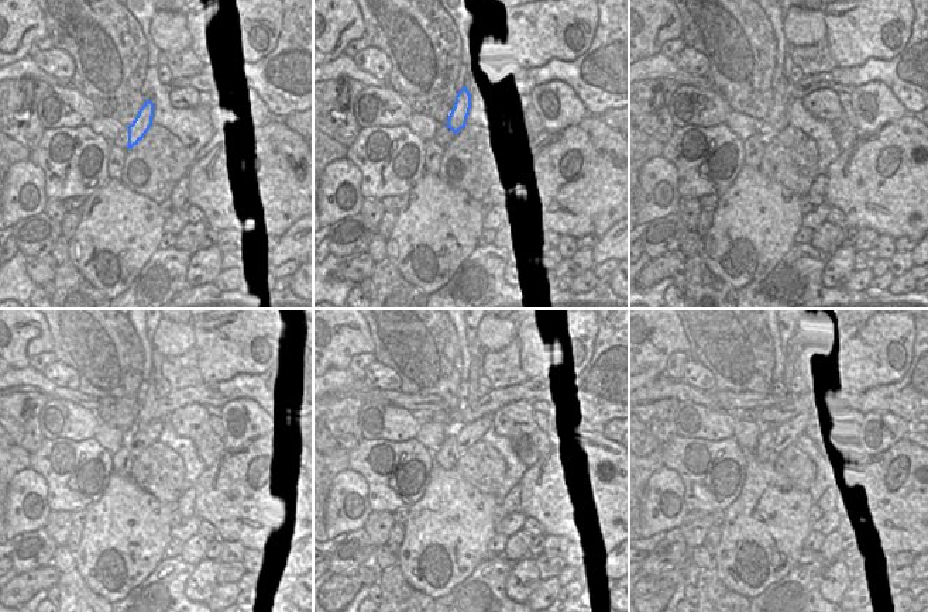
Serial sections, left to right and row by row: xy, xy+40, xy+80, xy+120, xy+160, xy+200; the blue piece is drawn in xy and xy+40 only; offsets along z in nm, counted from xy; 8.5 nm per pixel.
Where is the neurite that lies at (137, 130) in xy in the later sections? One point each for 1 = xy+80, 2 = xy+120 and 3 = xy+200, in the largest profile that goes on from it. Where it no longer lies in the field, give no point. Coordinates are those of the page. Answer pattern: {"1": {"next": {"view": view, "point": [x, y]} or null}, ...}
{"1": {"next": {"view": "xy+80", "point": [779, 106]}}, "2": {"next": {"view": "xy+120", "point": [145, 416]}}, "3": {"next": {"view": "xy+200", "point": [796, 346]}}}

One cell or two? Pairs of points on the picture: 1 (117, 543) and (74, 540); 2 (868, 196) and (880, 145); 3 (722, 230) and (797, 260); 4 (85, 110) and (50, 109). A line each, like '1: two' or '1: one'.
1: two
2: one
3: two
4: one

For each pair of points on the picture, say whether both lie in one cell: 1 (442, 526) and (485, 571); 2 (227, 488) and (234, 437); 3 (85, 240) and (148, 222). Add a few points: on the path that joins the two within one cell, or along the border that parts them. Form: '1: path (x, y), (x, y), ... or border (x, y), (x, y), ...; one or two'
1: border (487, 556), (467, 577), (454, 585); two
2: border (264, 435), (239, 447), (226, 450); two
3: path (100, 240), (112, 240), (123, 229), (133, 226); one

